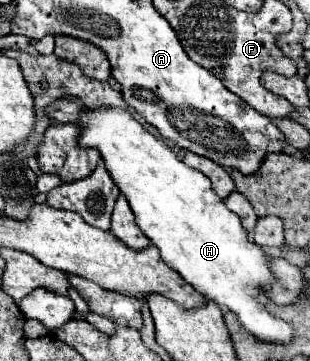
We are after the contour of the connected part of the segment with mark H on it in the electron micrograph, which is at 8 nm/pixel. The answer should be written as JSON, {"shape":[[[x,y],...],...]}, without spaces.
{"shape":[[[104,107],[94,111],[88,109],[78,125],[82,125],[82,137],[80,137],[82,147],[94,147],[100,151],[114,183],[120,187],[120,191],[126,195],[128,203],[132,205],[138,227],[142,229],[142,233],[150,237],[152,245],[160,249],[162,259],[172,269],[176,269],[180,277],[188,281],[200,295],[216,301],[226,311],[232,311],[238,317],[238,323],[256,339],[262,339],[262,343],[274,343],[274,345],[290,343],[290,339],[294,337],[294,327],[290,327],[290,323],[284,323],[282,319],[278,319],[266,309],[270,299],[264,287],[266,285],[272,287],[274,283],[278,283],[270,269],[272,257],[258,243],[250,239],[238,215],[234,215],[234,211],[230,211],[224,205],[224,201],[218,199],[218,195],[210,187],[210,179],[200,171],[186,167],[176,157],[176,153],[170,147],[166,147],[164,141],[150,135],[136,119],[132,119],[130,113],[122,109],[104,109]]]}

